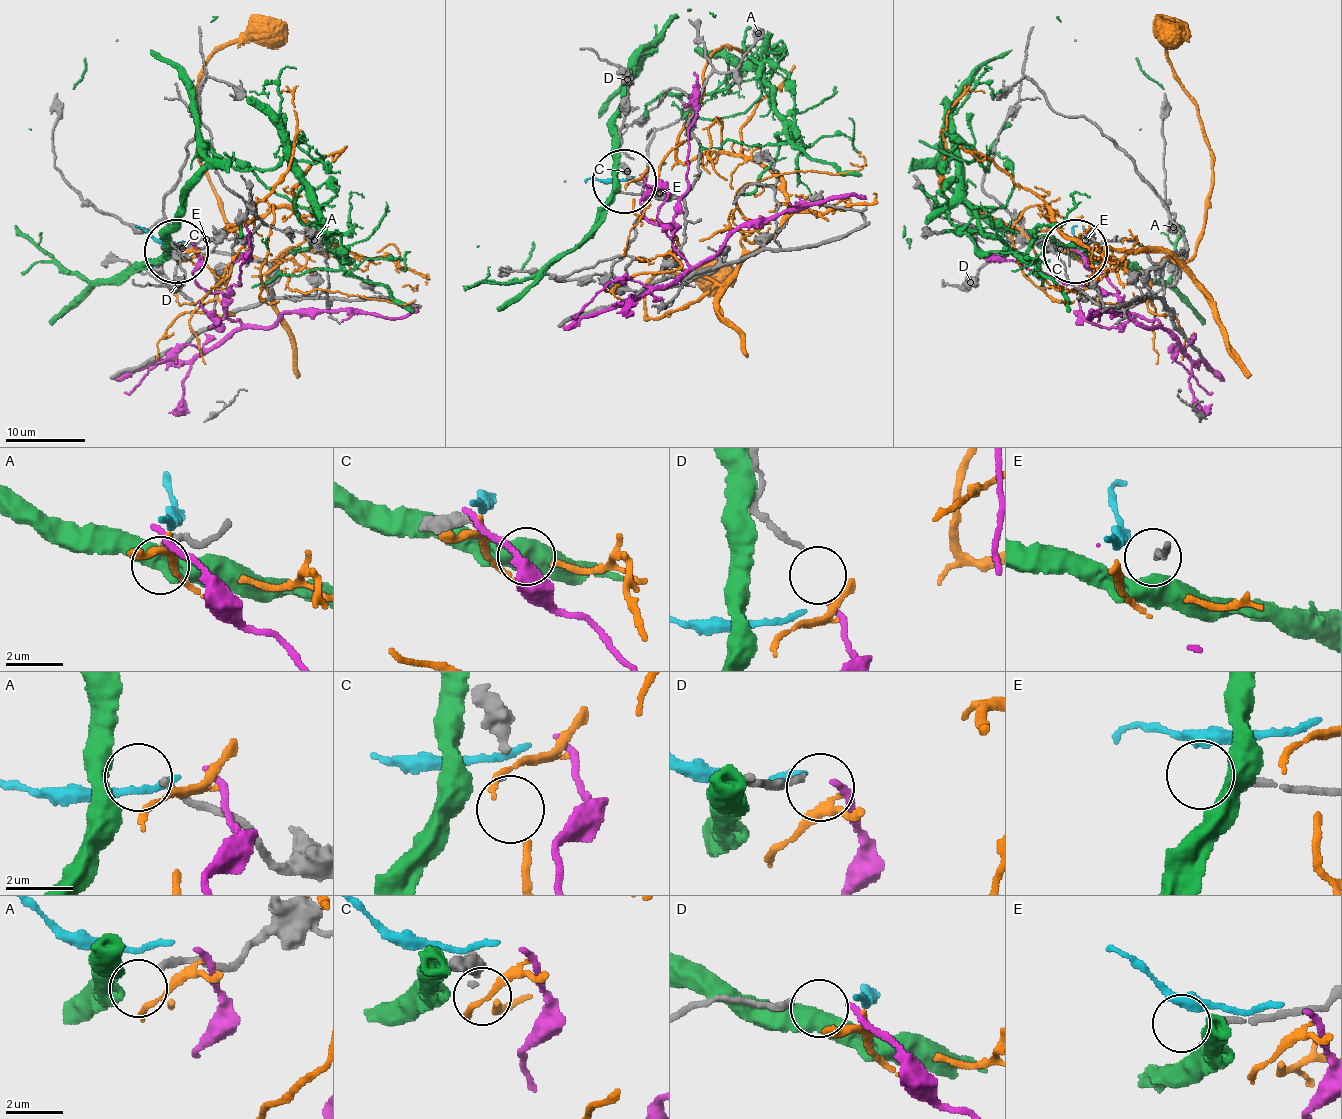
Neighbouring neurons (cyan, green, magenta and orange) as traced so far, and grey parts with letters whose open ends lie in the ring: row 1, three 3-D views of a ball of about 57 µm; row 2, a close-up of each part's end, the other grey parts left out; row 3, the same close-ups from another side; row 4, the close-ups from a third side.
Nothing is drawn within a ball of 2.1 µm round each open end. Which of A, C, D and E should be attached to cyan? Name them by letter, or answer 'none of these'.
none of these

